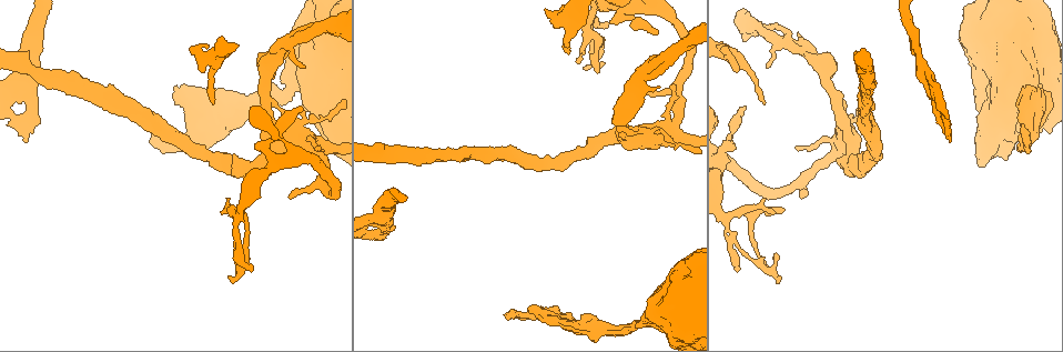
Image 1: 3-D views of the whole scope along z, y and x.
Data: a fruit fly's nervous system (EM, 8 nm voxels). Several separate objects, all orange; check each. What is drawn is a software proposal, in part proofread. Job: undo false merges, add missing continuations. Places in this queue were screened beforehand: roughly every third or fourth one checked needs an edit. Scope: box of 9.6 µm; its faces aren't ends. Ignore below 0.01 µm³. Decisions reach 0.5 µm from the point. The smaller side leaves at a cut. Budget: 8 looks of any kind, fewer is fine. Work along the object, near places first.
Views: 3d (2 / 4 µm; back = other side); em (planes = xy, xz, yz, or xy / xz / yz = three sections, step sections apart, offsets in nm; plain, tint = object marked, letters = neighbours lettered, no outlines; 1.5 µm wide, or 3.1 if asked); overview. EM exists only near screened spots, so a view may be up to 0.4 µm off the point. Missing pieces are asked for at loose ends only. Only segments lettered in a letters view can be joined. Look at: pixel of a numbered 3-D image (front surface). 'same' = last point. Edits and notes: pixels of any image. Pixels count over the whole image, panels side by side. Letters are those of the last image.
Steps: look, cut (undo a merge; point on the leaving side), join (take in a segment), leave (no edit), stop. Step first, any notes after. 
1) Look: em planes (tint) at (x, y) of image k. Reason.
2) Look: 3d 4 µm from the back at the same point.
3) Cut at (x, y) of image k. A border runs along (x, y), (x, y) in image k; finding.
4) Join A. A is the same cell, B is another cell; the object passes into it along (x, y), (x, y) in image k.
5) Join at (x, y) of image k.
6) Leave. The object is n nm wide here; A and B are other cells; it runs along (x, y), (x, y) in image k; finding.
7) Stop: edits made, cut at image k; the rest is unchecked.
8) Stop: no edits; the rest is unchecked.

Look: 3d 2 µm at (658, 86) of image 1. Free end.

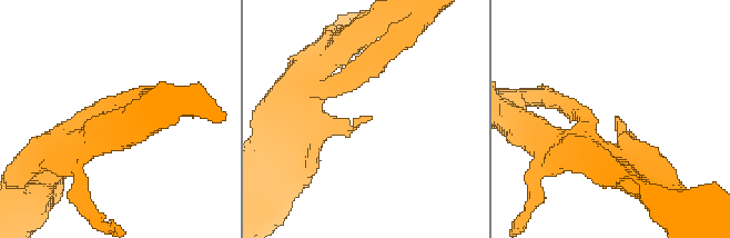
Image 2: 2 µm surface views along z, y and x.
Look: em planes (letters) at (368, 116) of image 2.

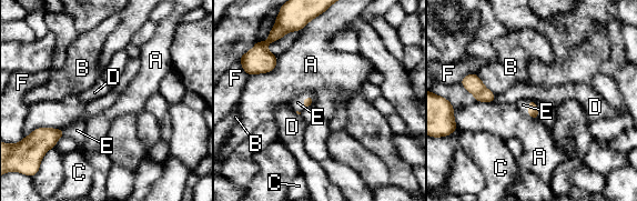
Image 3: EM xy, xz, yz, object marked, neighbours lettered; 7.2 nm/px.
Join E. The longest contact is with A, 240 nm; E is the same cell, A, B, C, D and F are other cells; it goes on there.

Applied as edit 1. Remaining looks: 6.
Look: overview.

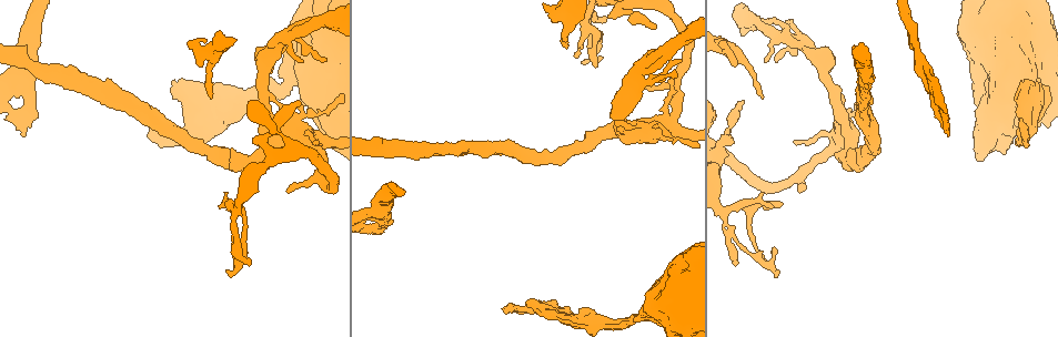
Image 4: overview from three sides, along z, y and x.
Look: 3d 2 µm from the back at (228, 84) of image 4. An open end.

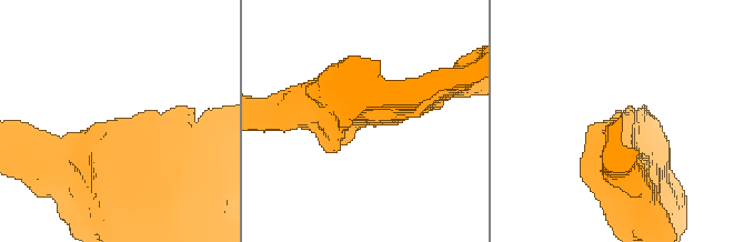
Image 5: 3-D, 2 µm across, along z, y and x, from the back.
Look: em planes (letters) at (362, 119) of image 5. Shape alone is not enough.

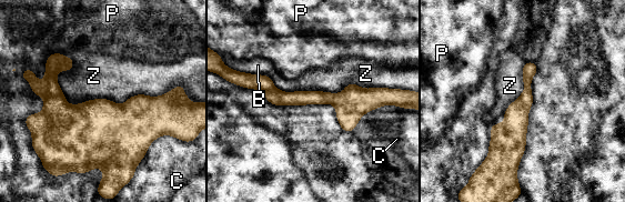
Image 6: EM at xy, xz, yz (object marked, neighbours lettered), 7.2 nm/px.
Leave. The longest contact is with Z, 850 nm; B, C, P and Z are other cells; no lettered segment goes on from it.

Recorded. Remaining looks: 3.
Look: 3d 4 µm from the back at (588, 8) of image 4. Sudden change in width.

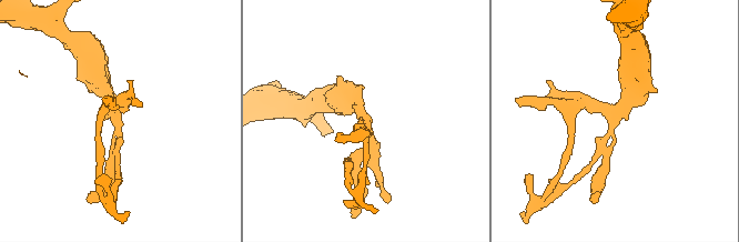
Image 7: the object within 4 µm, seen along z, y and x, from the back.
Look: em planes (letters) at (366, 119) of image 7.

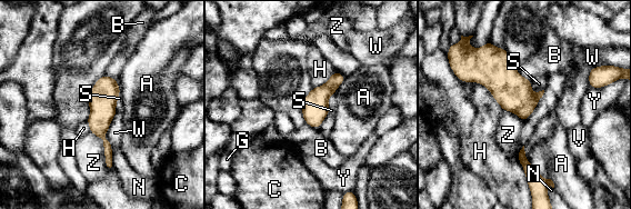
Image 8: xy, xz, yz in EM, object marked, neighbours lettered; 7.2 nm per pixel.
Leave. A, B, C, G, H, N, S, V, W, Y and Z are other cells; it runs along (103, 79), (101, 137), (110, 166) in image 8; continuous, no second neuron.

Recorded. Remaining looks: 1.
Stop: edits made, join at image 3; the rest is unchecked.

